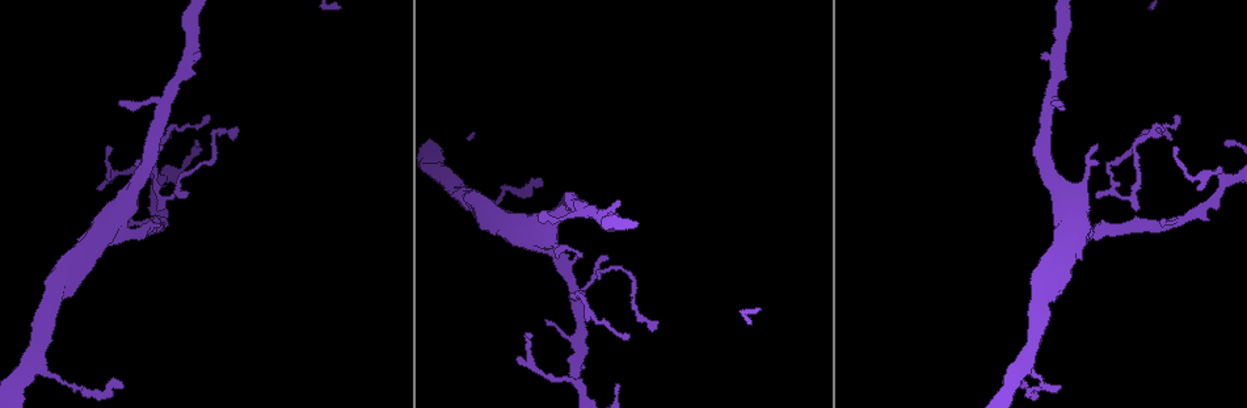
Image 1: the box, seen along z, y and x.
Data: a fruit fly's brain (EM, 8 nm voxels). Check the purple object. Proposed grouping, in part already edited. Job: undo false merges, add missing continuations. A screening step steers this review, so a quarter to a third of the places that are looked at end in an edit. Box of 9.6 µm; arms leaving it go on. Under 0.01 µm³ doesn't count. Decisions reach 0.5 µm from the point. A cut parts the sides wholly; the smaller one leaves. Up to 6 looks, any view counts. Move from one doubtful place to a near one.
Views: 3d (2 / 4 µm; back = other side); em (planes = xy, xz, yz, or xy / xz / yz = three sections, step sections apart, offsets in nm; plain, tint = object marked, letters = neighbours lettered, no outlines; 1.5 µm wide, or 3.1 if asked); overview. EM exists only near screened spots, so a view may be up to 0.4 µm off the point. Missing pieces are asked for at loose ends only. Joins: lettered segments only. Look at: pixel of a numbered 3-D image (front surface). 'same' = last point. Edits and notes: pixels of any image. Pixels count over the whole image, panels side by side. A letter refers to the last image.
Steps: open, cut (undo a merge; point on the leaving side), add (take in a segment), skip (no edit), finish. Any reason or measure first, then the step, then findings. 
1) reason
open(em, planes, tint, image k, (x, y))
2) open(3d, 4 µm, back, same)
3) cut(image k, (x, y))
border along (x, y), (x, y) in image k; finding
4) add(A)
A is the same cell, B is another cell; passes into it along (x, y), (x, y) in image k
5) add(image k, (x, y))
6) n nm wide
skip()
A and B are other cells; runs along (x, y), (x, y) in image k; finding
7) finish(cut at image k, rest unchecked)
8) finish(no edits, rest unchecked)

thin end
open(em, planes, plain, image 1, (545, 324))

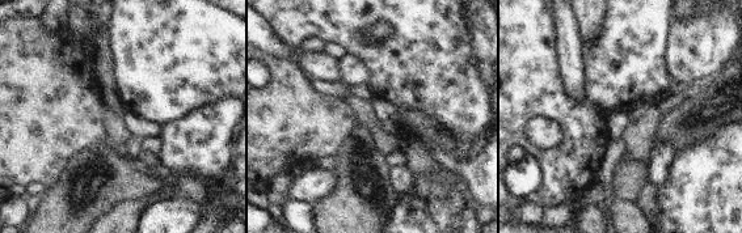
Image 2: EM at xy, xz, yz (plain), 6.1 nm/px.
what lies round it
open(em, planes, letters, same)

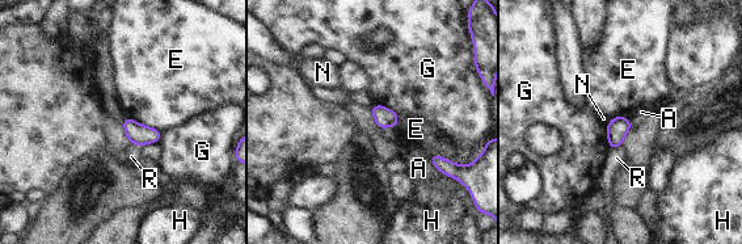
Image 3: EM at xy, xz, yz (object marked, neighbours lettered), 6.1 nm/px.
skip()
A, E, G, H, N and R are other cells; border along (378, 104), (370, 109) in image 3; none of them fits

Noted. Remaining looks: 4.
tapers out
open(3d, 2 µm, image 1, (1180, 116))

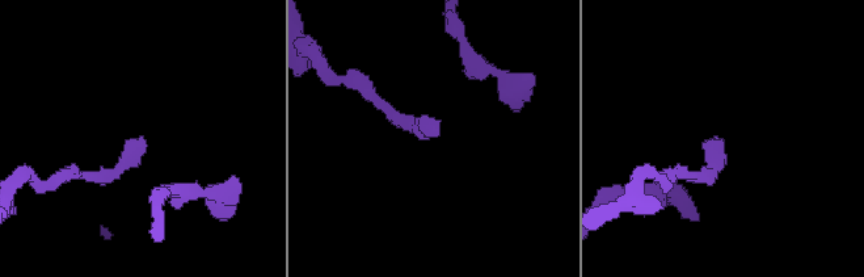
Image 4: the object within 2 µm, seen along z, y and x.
open(em, planes, letters, image 4, (437, 132))

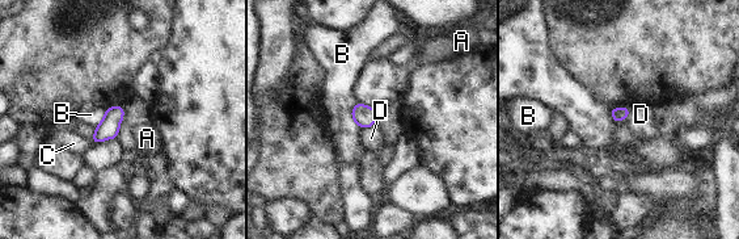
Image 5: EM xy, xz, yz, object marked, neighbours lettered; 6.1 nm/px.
skip()
A, B, C and D are other cells; border along (375, 125), (362, 129) in image 5; no lettered segment goes on from it

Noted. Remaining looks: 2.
tapers out
open(3d, 4 µm, image 1, (543, 183))

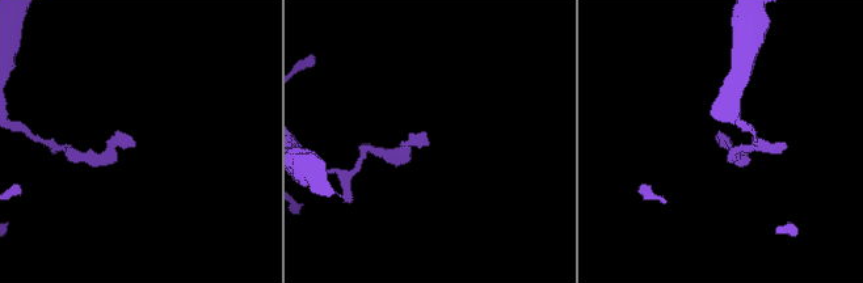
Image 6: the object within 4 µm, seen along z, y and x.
now the EM
open(em, planes, letters, image 6, (135, 145))

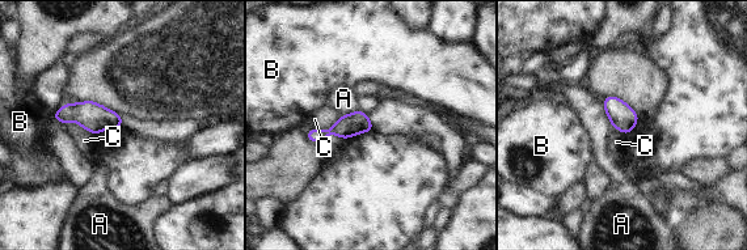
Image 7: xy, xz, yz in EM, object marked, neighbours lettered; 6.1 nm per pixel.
skip()
A, B and C are other cells; no lettered segment goes on from it

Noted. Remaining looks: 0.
finish(no edits, rest unchecked)

